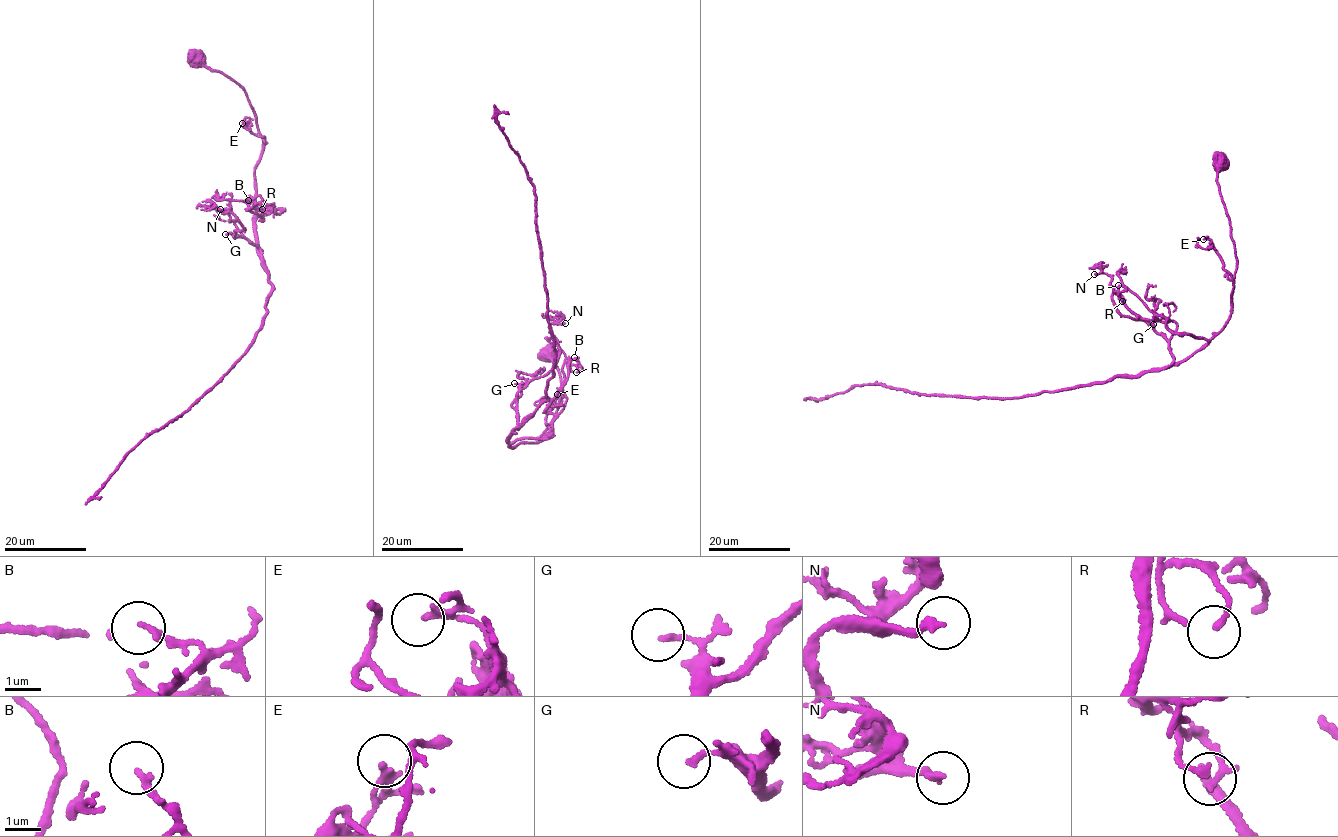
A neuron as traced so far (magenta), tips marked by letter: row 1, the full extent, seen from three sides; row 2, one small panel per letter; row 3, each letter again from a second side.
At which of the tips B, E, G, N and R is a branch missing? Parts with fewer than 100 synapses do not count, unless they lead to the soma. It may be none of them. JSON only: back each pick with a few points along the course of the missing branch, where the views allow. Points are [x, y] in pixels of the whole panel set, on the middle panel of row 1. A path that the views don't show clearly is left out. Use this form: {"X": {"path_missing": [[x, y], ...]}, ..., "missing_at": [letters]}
{"missing_at": []}

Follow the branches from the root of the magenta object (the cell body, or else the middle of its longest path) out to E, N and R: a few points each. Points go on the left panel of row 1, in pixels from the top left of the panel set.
E: (197, 61), (245, 91), (258, 133), (264, 139), (246, 126), (245, 120), (242, 123)
N: (197, 61), (241, 86), (254, 112), (260, 251), (233, 236), (245, 229), (235, 215), (210, 209), (220, 209)
R: (197, 61), (246, 93), (262, 140), (257, 214), (281, 210), (268, 205), (260, 219), (251, 209), (262, 209)

